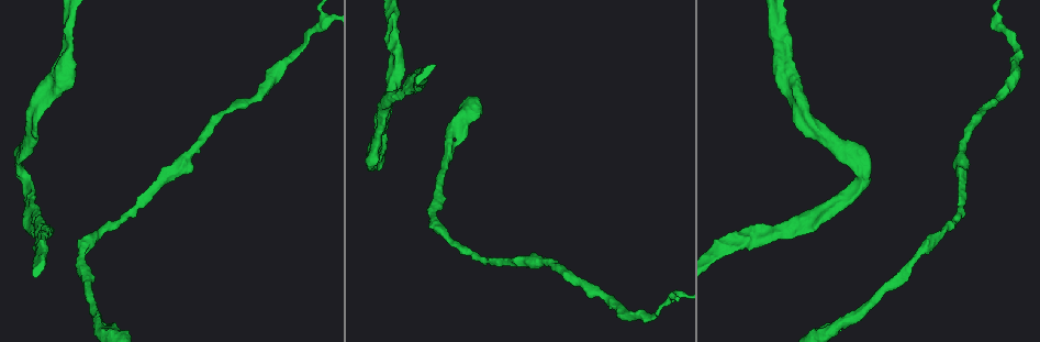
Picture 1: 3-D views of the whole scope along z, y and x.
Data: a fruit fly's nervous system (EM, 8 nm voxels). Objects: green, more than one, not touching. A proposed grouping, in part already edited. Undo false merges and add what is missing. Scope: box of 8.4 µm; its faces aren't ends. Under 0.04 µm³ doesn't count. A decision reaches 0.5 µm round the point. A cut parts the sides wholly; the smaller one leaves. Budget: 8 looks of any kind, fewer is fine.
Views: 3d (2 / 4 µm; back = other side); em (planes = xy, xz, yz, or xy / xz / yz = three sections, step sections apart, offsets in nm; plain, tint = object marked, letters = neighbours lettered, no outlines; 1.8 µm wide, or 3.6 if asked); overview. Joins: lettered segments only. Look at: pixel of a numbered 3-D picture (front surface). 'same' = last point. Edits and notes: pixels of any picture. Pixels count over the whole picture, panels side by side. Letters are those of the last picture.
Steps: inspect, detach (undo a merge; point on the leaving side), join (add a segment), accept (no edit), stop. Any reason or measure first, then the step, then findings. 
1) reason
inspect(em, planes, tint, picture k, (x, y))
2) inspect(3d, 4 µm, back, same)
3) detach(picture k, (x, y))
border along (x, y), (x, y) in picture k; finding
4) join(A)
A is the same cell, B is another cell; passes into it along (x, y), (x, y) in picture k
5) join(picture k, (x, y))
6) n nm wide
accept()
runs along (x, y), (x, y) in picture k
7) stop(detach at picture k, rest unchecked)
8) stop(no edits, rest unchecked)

sudden change in width
inspect(3d, 4 µm, picture 1, (100, 324))

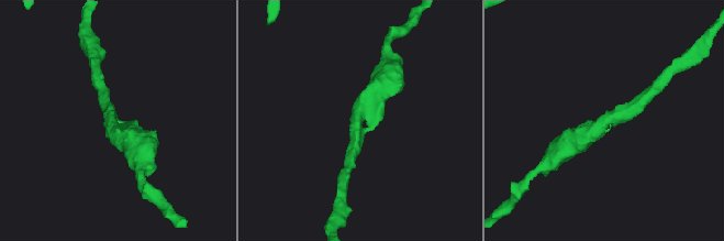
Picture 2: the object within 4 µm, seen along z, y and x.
shape alone is not enough
inspect(em, planes, letters, picture 2, (602, 123))

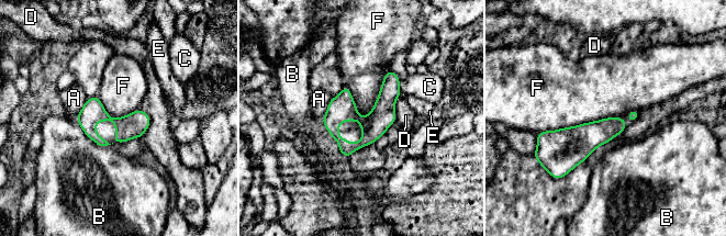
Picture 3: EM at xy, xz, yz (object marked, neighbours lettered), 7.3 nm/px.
accept()
A, B, C, D, E and F are other cells; runs along (392, 75), (383, 114), (347, 154) in picture 3; one neuron here

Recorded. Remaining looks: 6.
sudden change in width
inspect(em, xy, step 4, letters, picture 1, (506, 263))

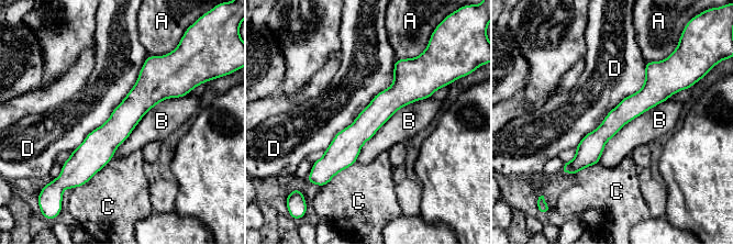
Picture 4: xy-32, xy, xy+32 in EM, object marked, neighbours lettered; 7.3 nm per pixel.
accept()
A, B, C and D are other cells; border along (187, 93), (152, 107), (113, 154) in picture 4; continuous, no second neuron

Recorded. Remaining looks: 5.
sudden change in width
inspect(3d, 2 µm, picture 1, (780, 62))

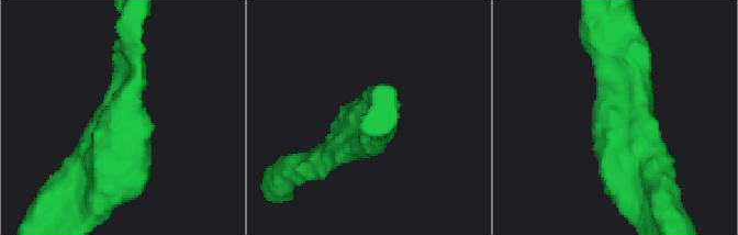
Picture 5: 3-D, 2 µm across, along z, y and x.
inspect(em, planes, letters, picture 5, (124, 123))

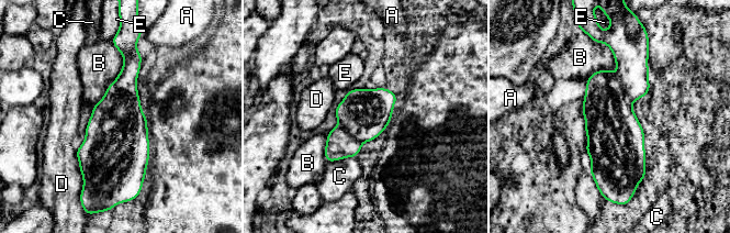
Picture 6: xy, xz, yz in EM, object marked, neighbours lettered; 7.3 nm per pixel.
accept()
A, B, C, D and E are other cells; border along (603, 41), (616, 73), (586, 80) in picture 6; one neuron here

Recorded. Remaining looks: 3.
side arm on a straight run
inspect(em, xz, step 16, tint, picture 1, (667, 303))

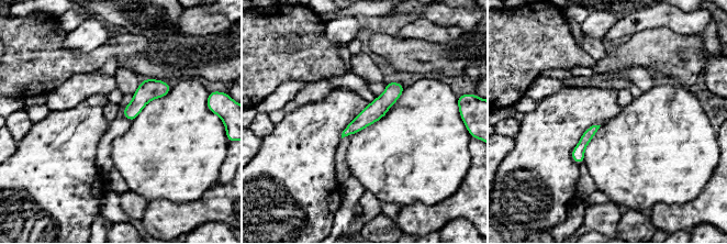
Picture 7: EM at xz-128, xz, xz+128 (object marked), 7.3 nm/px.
cut it another way
inspect(em, planes, letters, same)

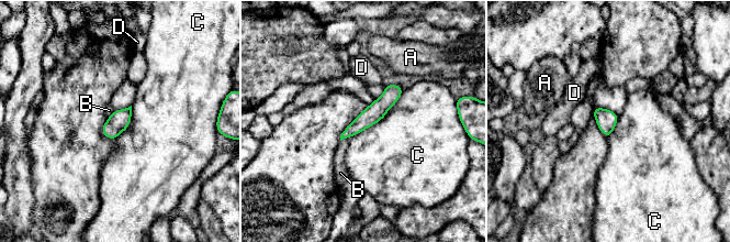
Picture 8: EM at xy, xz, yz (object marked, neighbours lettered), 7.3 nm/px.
C touches over 500 nm
accept()
A, B, C and D are other cells; border along (404, 89), (381, 119), (352, 136) in picture 8; all the same neuron

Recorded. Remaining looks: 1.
stop(no edits, rest unchecked)

